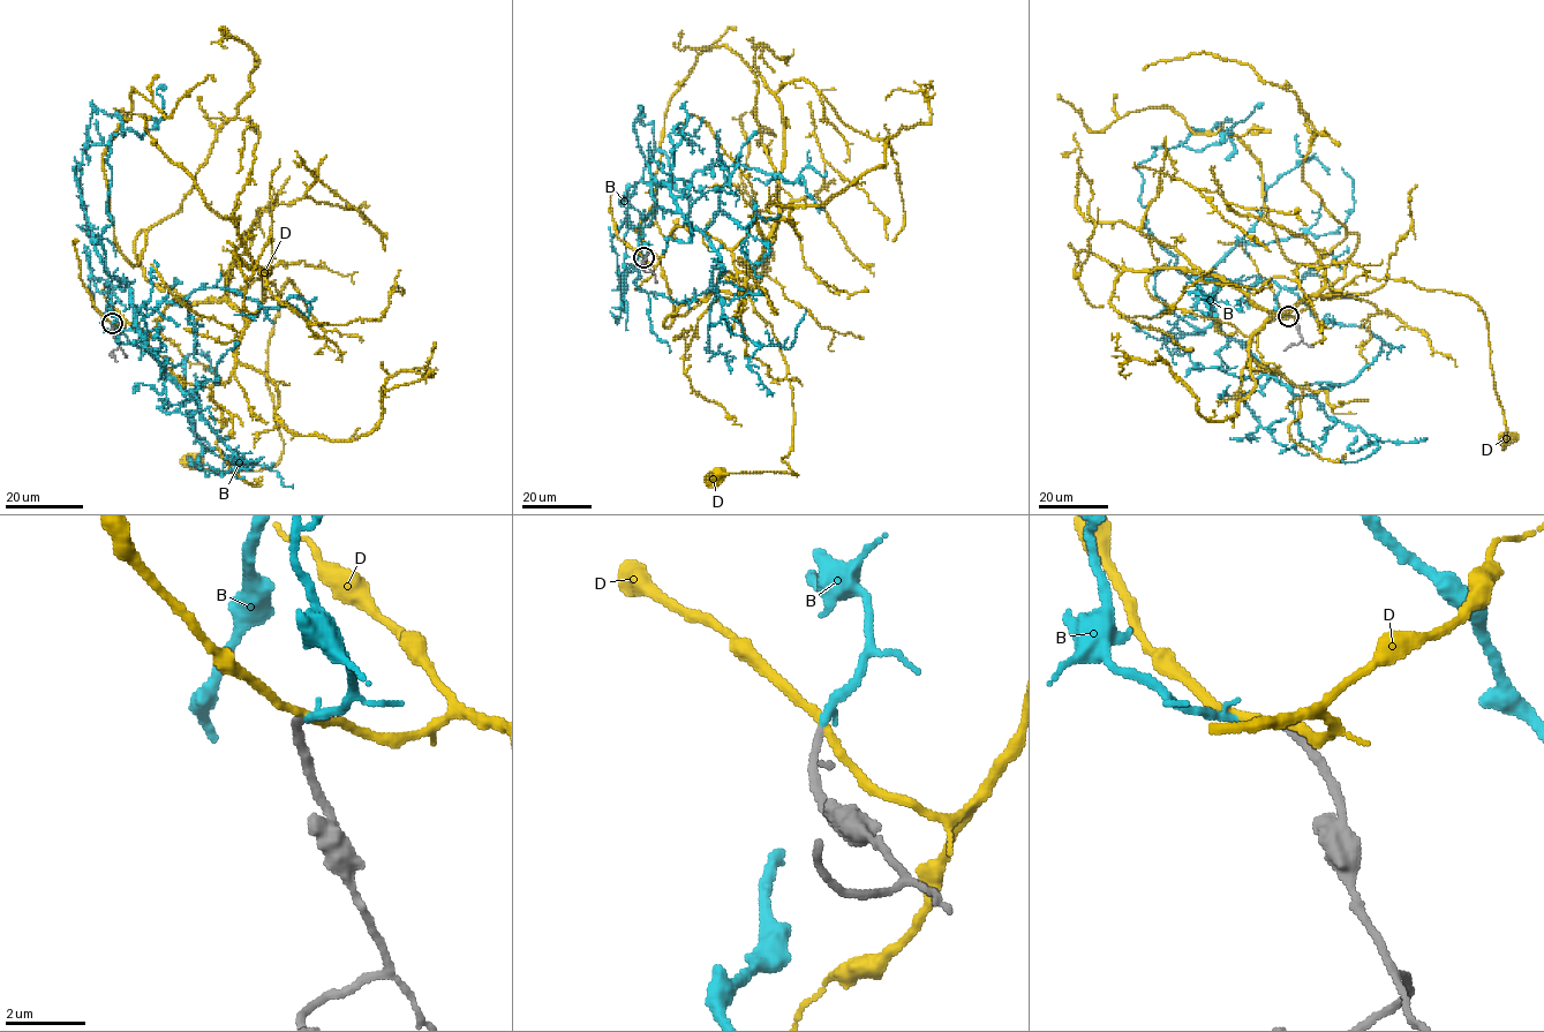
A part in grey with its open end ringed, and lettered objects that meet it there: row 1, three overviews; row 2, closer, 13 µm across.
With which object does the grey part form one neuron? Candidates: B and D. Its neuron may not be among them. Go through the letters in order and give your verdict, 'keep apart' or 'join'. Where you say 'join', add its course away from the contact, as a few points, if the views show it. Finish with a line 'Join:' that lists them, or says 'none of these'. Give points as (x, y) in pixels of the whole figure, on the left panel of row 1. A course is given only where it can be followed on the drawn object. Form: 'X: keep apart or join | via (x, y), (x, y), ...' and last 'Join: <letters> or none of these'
B: join | via (112, 323), (106, 284), (122, 289), (120, 279), (148, 349), (196, 405), (188, 419), (201, 444), (293, 484)
D: keep apart
Join: B

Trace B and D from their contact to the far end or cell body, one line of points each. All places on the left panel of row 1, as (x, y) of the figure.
B: (112, 323), (106, 284), (122, 289), (120, 279), (148, 349), (196, 405), (188, 419), (201, 444), (293, 484)
D: (112, 323), (212, 386), (246, 326), (227, 291), (275, 286), (281, 457), (196, 458)

